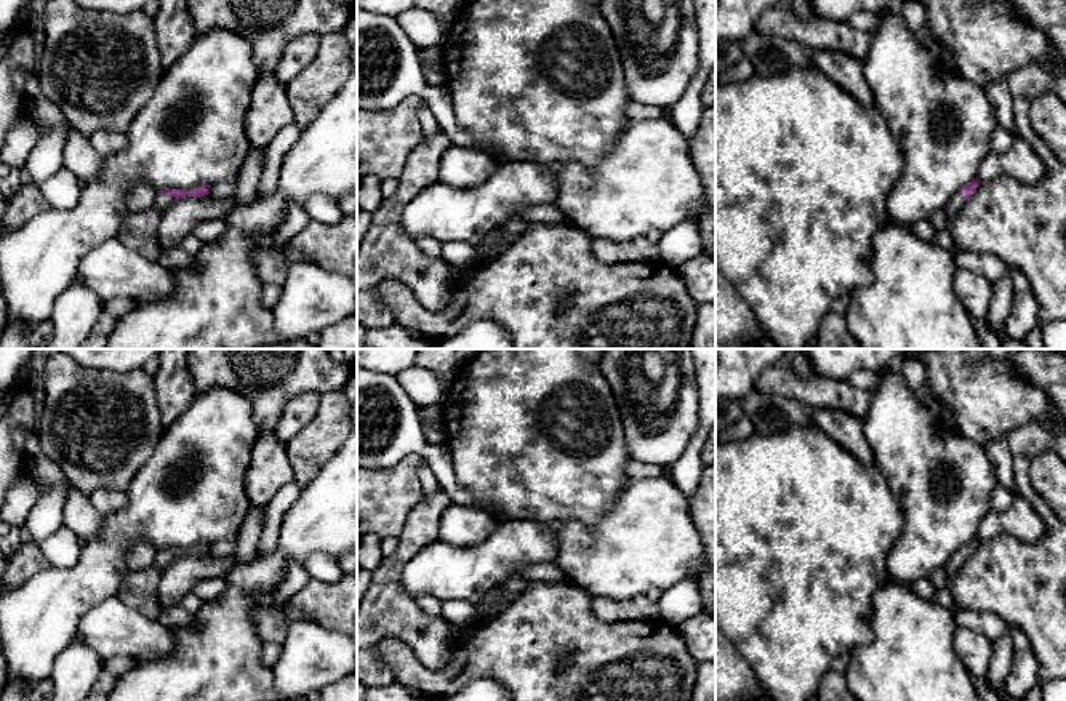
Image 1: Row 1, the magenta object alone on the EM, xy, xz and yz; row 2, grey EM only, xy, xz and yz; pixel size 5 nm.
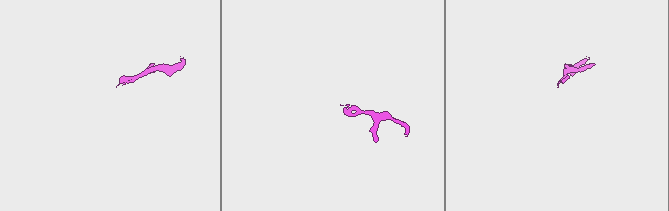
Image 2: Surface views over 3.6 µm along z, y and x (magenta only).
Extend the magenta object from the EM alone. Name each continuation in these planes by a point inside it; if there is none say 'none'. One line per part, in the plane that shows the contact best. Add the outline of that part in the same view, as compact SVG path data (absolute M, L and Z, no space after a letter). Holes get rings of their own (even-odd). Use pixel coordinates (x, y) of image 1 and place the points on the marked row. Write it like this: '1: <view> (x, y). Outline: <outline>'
1: xy (138, 231). Outline: M160 194L155 203L142 211L130 213L117 232L117 238L147 259L157 261L162 248L157 240L157 230L165 208L176 202L174 197Z

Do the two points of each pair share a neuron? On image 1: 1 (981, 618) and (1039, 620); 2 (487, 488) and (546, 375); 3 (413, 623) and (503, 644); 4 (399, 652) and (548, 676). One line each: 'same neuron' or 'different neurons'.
1: different neurons
2: same neuron
3: different neurons
4: same neuron

